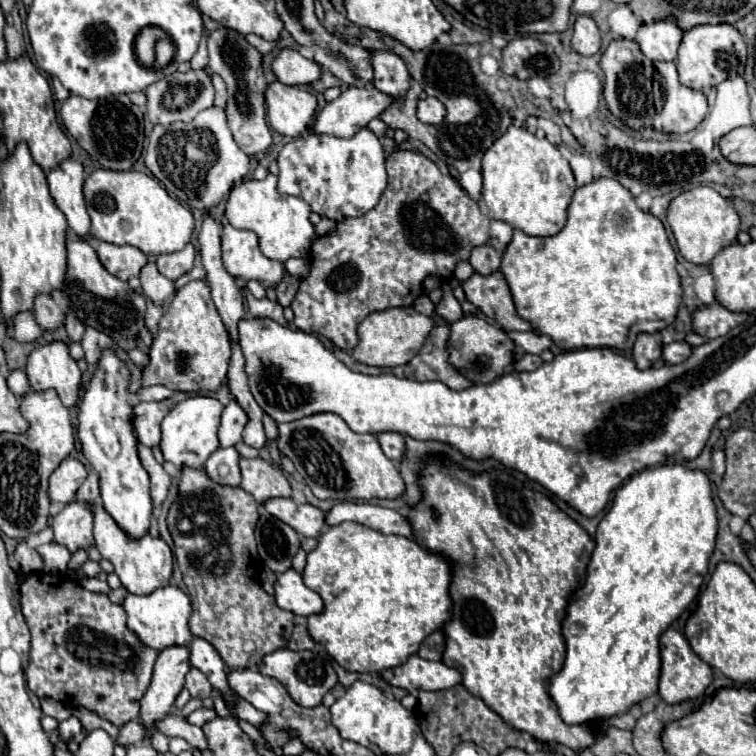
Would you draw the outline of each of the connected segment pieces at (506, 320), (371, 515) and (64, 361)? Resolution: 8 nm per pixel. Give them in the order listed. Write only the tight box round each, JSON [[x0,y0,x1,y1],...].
[[462,271,532,331],[326,503,412,537],[26,341,82,409]]

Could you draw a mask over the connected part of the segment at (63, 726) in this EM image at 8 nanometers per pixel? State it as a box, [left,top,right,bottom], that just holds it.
[58,717,82,741]

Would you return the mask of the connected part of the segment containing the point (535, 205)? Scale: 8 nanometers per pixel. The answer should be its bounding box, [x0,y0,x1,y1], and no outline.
[482,125,576,237]

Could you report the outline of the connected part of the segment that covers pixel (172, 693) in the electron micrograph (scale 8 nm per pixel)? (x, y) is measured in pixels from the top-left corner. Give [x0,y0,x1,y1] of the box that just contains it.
[140,647,190,731]

